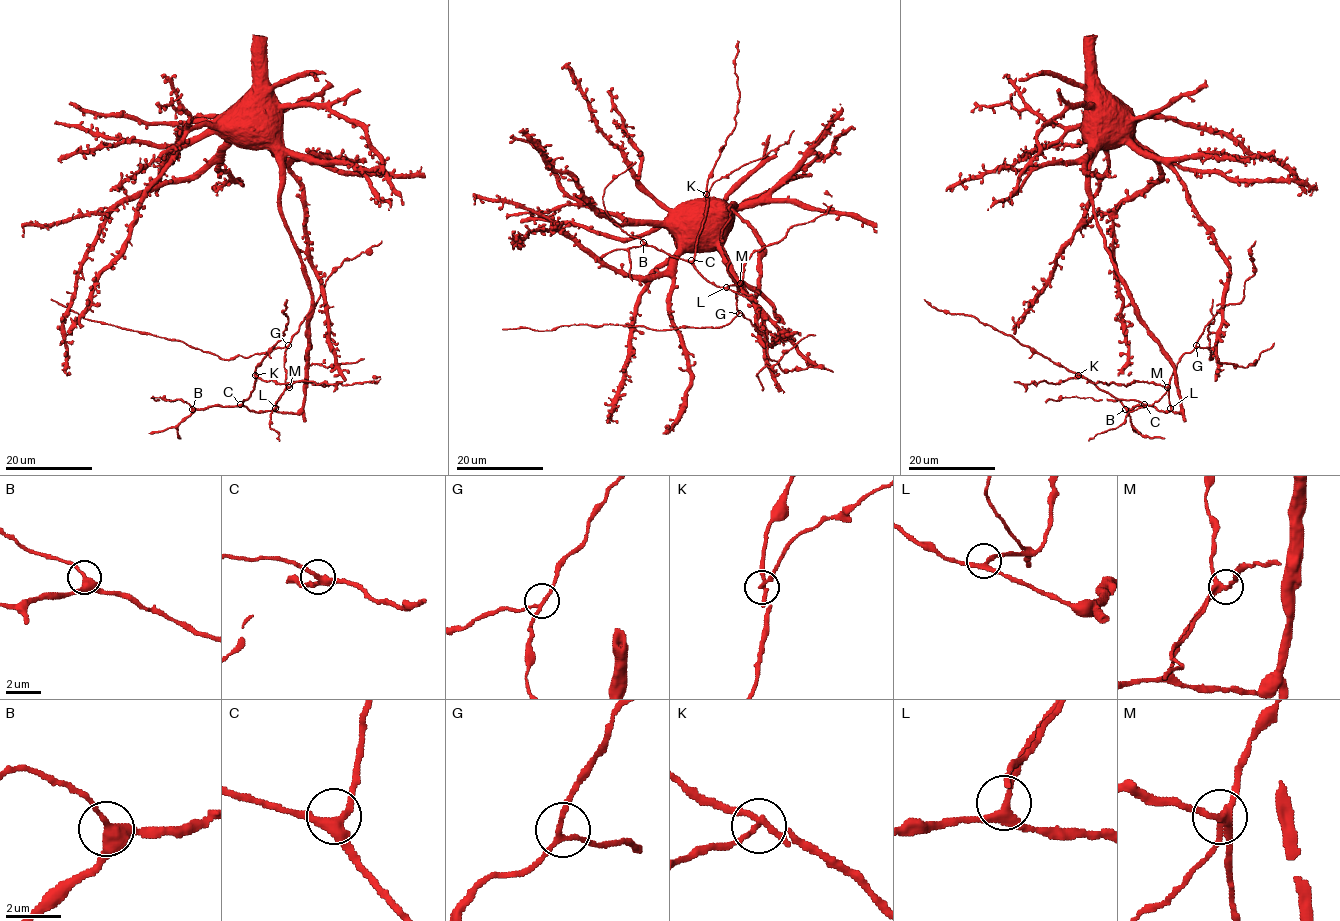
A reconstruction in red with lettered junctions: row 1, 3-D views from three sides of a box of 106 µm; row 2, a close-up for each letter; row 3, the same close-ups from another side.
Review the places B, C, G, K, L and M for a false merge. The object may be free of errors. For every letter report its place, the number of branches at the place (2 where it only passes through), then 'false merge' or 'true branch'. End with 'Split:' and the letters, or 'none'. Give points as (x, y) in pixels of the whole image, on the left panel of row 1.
B: place (192, 409); branches 3; true branch
C: place (240, 404); branches 3; true branch
G: place (288, 345); branches 3; true branch
K: place (255, 375); branches 3; false merge
L: place (275, 408); branches 3; true branch
M: place (289, 387); branches 3; true branch
Split: K

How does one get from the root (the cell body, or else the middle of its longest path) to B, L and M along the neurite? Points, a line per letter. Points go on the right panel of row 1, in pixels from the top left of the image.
B: (1104, 119), (1105, 137), (1089, 167), (1094, 218), (1136, 317), (1173, 368), (1181, 412), (1150, 405), (1125, 409)
L: (1104, 119), (1105, 137), (1089, 167), (1093, 214), (1136, 317), (1173, 368), (1181, 412), (1177, 413), (1170, 408)
M: (1104, 119), (1105, 137), (1089, 167), (1093, 214), (1136, 317), (1173, 368), (1180, 413), (1171, 409), (1167, 387)

